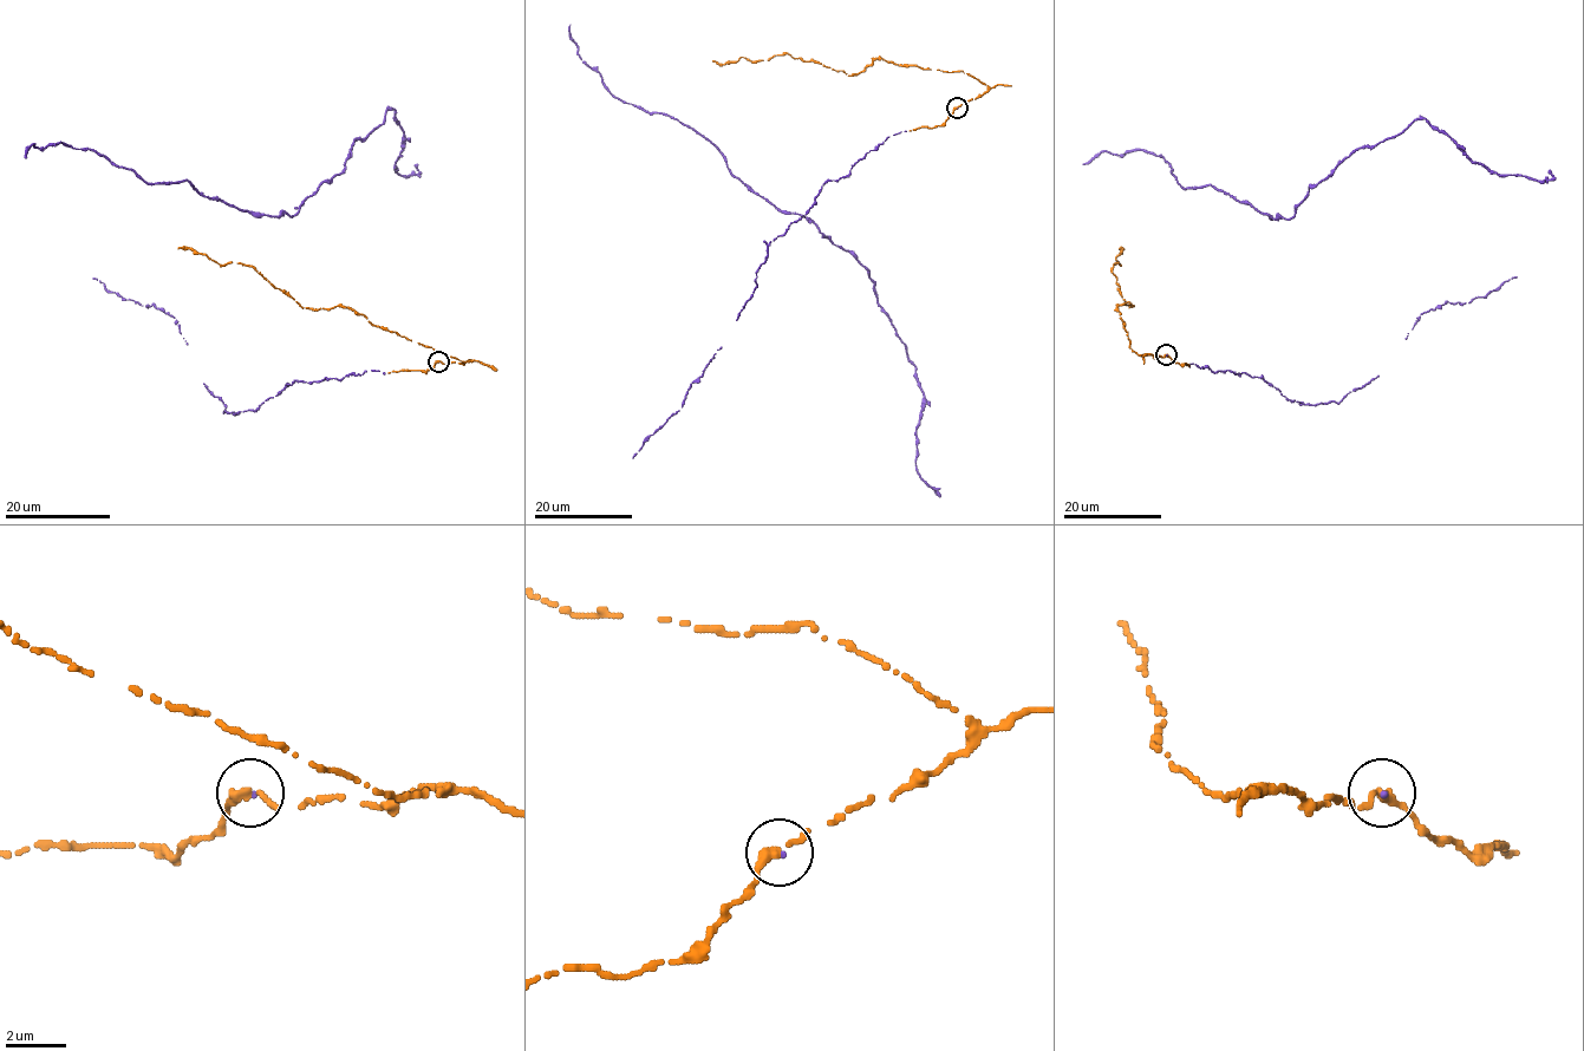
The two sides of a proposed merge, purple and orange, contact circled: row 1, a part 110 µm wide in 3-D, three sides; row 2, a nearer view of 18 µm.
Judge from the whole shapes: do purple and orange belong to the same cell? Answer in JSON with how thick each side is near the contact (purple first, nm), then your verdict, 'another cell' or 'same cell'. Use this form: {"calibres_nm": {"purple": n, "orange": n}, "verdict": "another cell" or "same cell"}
{"calibres_nm": {"purple": 100, "orange": 280}, "verdict": "same cell"}

